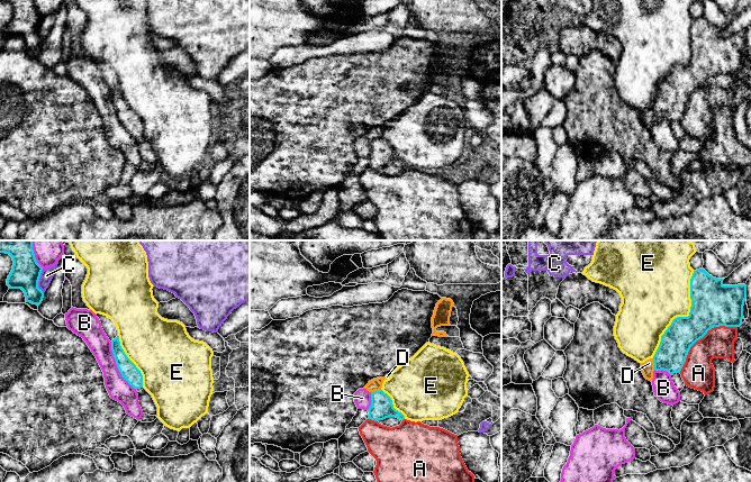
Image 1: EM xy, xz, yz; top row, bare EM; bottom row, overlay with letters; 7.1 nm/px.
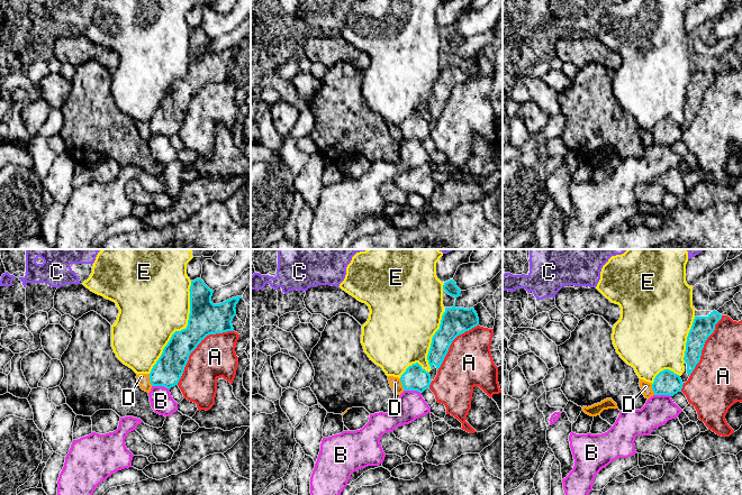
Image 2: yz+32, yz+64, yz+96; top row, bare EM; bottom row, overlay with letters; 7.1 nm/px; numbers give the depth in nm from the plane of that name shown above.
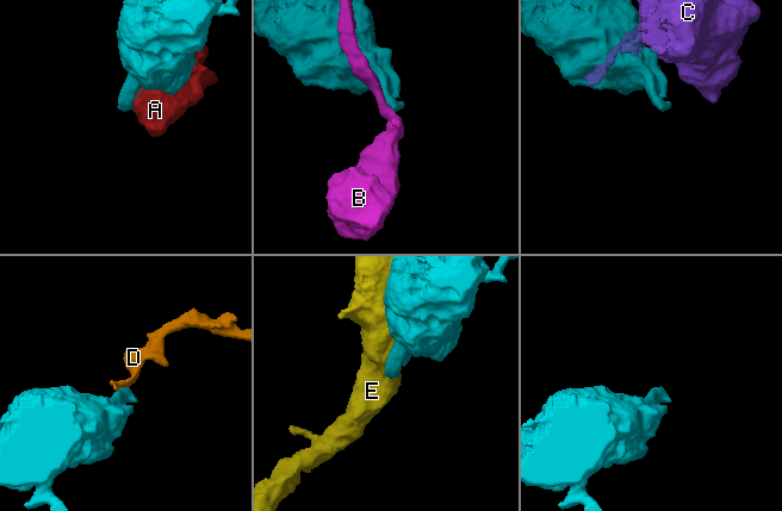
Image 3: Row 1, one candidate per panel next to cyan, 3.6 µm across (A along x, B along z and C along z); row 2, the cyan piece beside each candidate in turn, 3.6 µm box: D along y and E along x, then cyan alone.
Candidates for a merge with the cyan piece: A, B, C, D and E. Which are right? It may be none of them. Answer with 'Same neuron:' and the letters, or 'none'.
Same neuron: none

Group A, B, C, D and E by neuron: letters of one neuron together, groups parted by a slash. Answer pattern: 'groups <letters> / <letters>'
groups A / B / C / D / E

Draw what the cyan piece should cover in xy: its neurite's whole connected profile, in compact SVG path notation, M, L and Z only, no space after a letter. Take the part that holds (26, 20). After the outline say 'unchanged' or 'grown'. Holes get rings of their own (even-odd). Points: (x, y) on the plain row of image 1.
M0 0L12 6L13 13L7 27L9 37L21 37L26 51L39 54L44 40L38 36L43 16L37 11L34 0Z; unchanged

